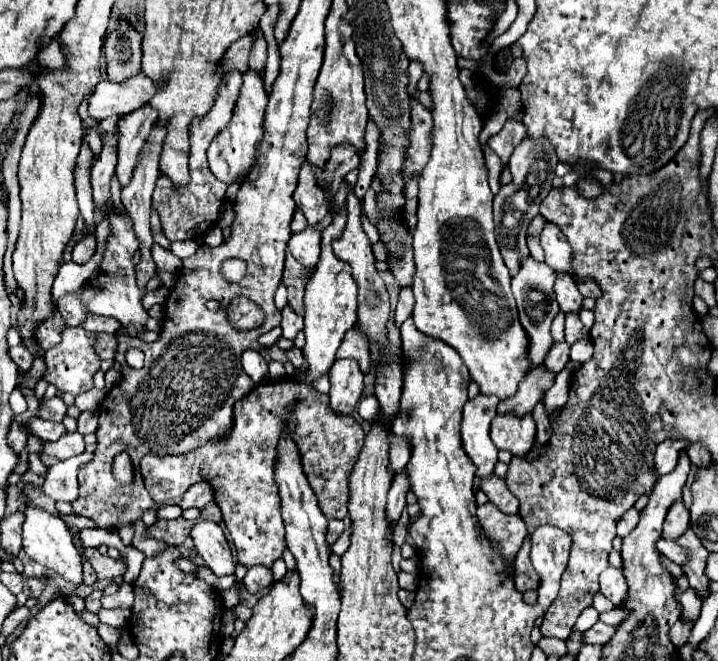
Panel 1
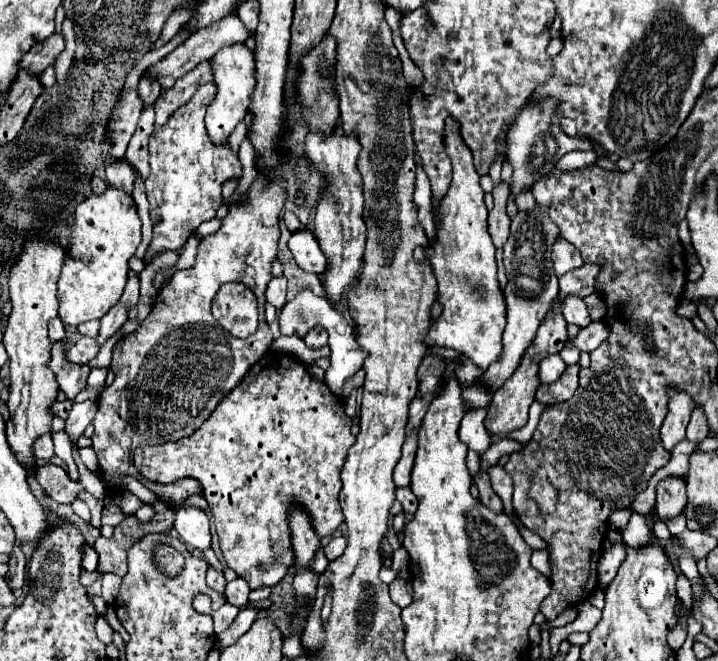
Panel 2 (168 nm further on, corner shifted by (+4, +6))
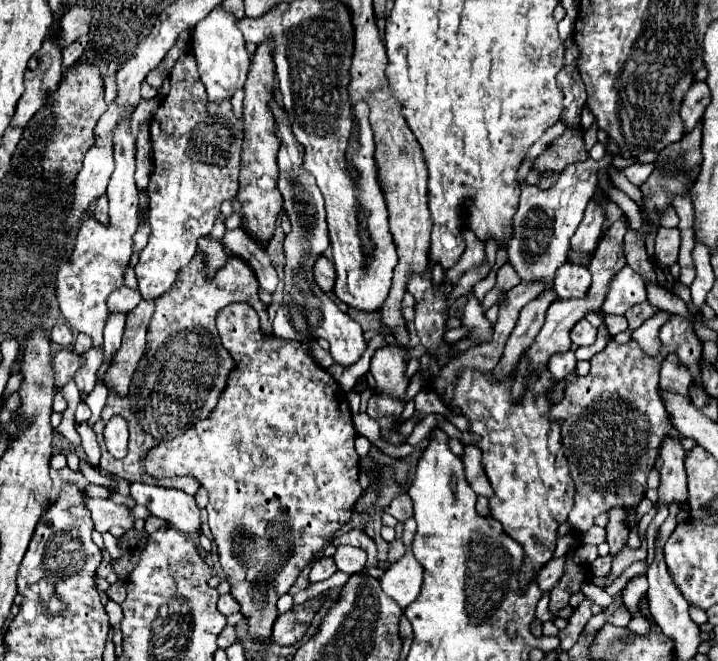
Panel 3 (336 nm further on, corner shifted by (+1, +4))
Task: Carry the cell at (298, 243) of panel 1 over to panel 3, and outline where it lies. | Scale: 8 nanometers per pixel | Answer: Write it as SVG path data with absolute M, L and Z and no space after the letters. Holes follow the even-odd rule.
M319 257L313 265L313 275L315 275L315 281L317 285L323 289L323 291L331 291L333 285L335 285L335 267L333 263L327 259L327 257Z

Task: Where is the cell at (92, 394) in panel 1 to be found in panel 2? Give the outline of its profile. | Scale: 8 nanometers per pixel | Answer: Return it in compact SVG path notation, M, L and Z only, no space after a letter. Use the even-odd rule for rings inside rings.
M92 367L90 377L88 377L88 385L102 387L106 383L106 375L108 375L108 367Z

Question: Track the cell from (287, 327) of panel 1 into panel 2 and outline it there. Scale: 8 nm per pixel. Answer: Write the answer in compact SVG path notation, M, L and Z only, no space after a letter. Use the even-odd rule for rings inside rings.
M272 277L266 287L266 301L276 309L282 309L286 303L286 277Z

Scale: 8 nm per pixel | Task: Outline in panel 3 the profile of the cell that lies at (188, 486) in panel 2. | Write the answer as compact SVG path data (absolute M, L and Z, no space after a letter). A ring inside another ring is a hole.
M197 253L195 259L177 273L177 281L173 283L173 287L155 299L155 313L147 329L147 349L133 373L129 393L121 397L115 395L115 391L111 391L107 397L107 405L101 413L101 419L93 427L101 447L101 469L119 475L127 481L175 487L189 495L197 493L199 483L195 479L153 479L143 471L141 459L145 457L145 451L149 451L163 439L173 439L181 435L187 429L187 425L207 419L209 413L215 409L221 393L225 391L227 377L233 371L235 361L231 353L223 347L221 337L217 335L215 315L221 307L227 305L227 301L251 303L257 315L261 317L261 331L273 335L271 323L267 319L267 309L259 299L257 275L249 267L249 263L239 259L237 255L229 255L227 263L221 269L217 269L213 277L209 277L205 255ZM113 415L121 415L129 425L129 453L125 459L115 459L103 443L103 429Z

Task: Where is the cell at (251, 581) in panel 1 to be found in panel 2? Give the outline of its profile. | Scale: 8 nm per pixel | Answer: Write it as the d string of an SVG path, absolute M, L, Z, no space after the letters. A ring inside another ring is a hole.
M236 577L234 581L230 581L230 583L226 585L226 591L224 591L226 601L228 601L230 605L236 605L236 607L246 605L248 593L250 593L250 587L248 587L248 583L246 583L244 579L240 579L240 577Z

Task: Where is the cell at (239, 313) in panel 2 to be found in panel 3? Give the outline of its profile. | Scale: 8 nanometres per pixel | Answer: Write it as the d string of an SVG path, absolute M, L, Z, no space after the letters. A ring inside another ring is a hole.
M231 303L227 307L223 307L217 313L217 329L219 329L219 337L225 349L231 351L233 359L237 361L235 371L229 375L227 379L227 387L217 403L217 407L213 409L213 413L205 419L195 423L193 427L189 427L183 435L159 443L157 447L149 449L149 453L143 459L145 471L151 477L175 477L175 475L187 475L197 479L209 493L209 505L207 505L207 513L209 513L209 527L213 533L213 539L217 543L219 549L219 559L221 559L221 567L225 571L227 581L231 583L231 593L233 597L241 603L241 613L245 617L249 617L249 633L261 639L269 639L271 637L271 627L273 621L277 619L277 609L275 603L277 599L289 591L289 587L295 583L297 575L313 561L313 557L325 547L329 545L331 537L341 531L341 527L345 523L349 523L351 519L351 507L353 507L353 499L357 499L357 495L361 495L361 485L359 485L359 455L355 451L355 437L357 431L353 427L351 421L351 409L347 403L347 395L341 391L339 383L323 369L319 367L307 347L307 339L305 341L285 341L285 339L277 339L277 337L267 337L261 333L259 329L259 316L255 313L255 309L249 303Z

